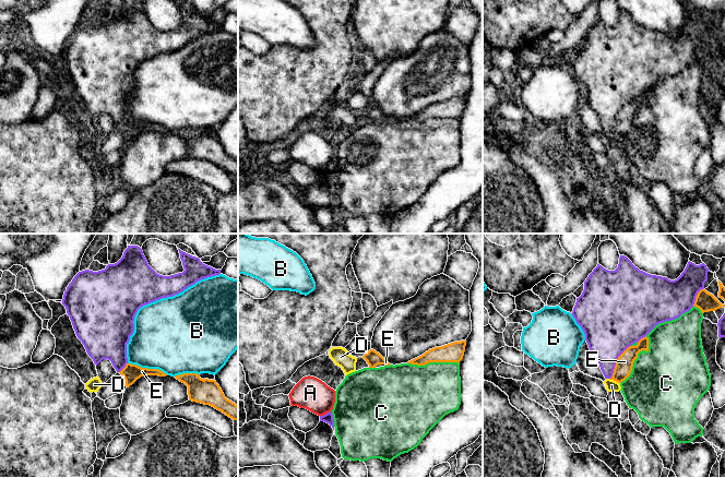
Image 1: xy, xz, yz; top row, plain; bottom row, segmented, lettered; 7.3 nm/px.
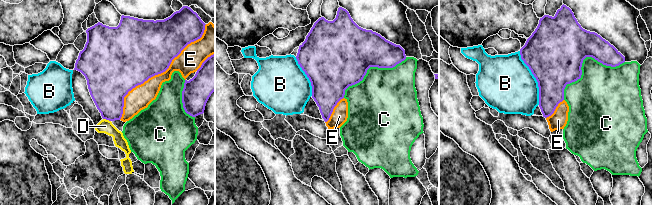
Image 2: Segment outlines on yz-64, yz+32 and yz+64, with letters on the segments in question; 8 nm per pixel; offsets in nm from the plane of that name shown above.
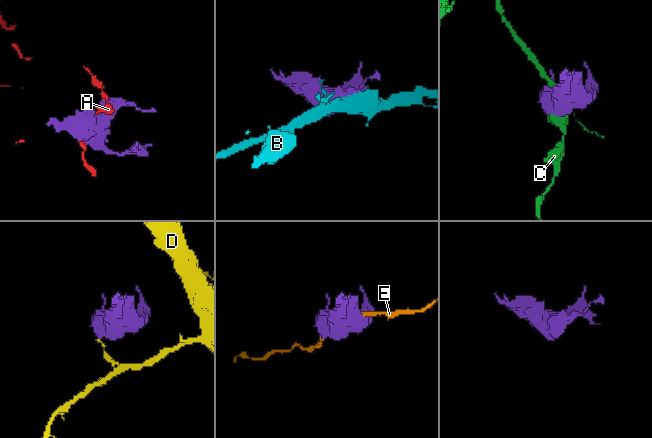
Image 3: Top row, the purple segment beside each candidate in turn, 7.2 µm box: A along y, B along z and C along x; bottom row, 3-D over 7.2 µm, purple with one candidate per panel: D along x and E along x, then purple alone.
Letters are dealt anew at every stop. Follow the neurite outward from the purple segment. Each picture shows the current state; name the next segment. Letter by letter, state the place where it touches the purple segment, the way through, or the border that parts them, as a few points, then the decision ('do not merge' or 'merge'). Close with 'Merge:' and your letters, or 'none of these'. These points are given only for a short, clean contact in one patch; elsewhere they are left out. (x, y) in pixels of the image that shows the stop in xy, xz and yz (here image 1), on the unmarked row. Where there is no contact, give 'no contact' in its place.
A: contact xz (325, 169); border xz (331, 166), (320, 171); do not merge
B: contact xy (152, 57); do not merge
C: contact yz (668, 75); do not merge
D: contact yz (608, 133); border yz (606, 133), (609, 134); do not merge
E: contact yz (616, 116); do not merge
Merge: none of these

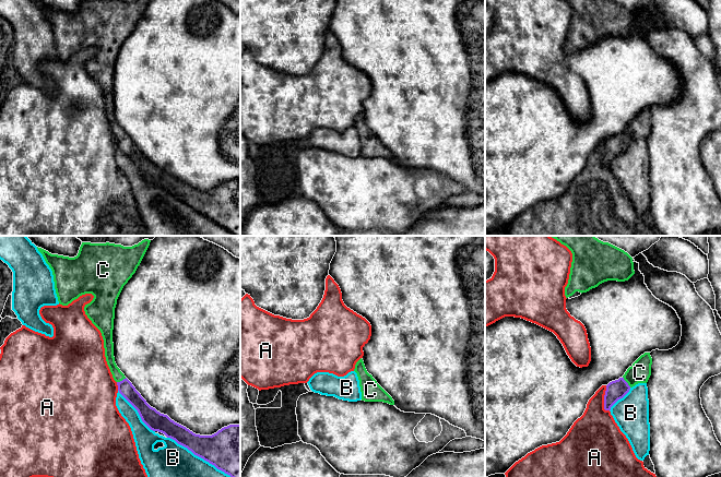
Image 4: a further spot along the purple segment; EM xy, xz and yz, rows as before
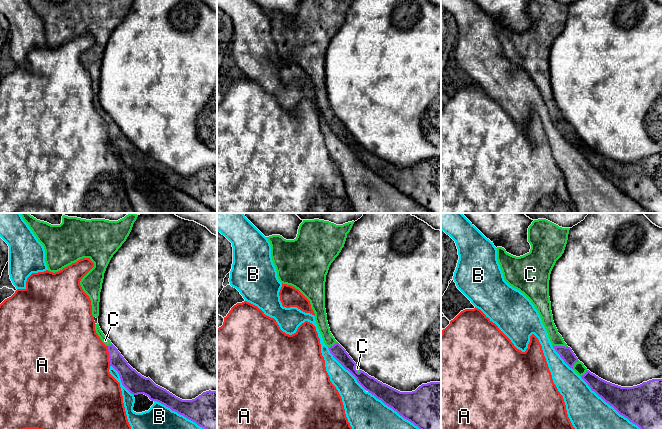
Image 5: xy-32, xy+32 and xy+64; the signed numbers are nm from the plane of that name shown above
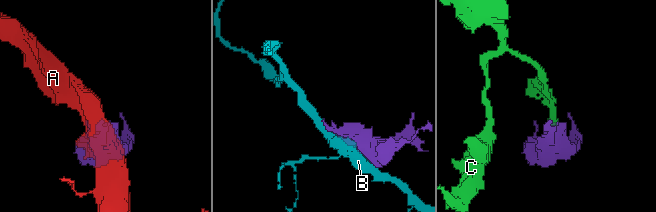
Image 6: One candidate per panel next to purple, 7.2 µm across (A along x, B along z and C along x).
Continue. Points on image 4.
A: contact yz (604, 155); do not merge
B: contact xy (201, 213); do not merge
C: contact yz (626, 138); merge
Merge: C

